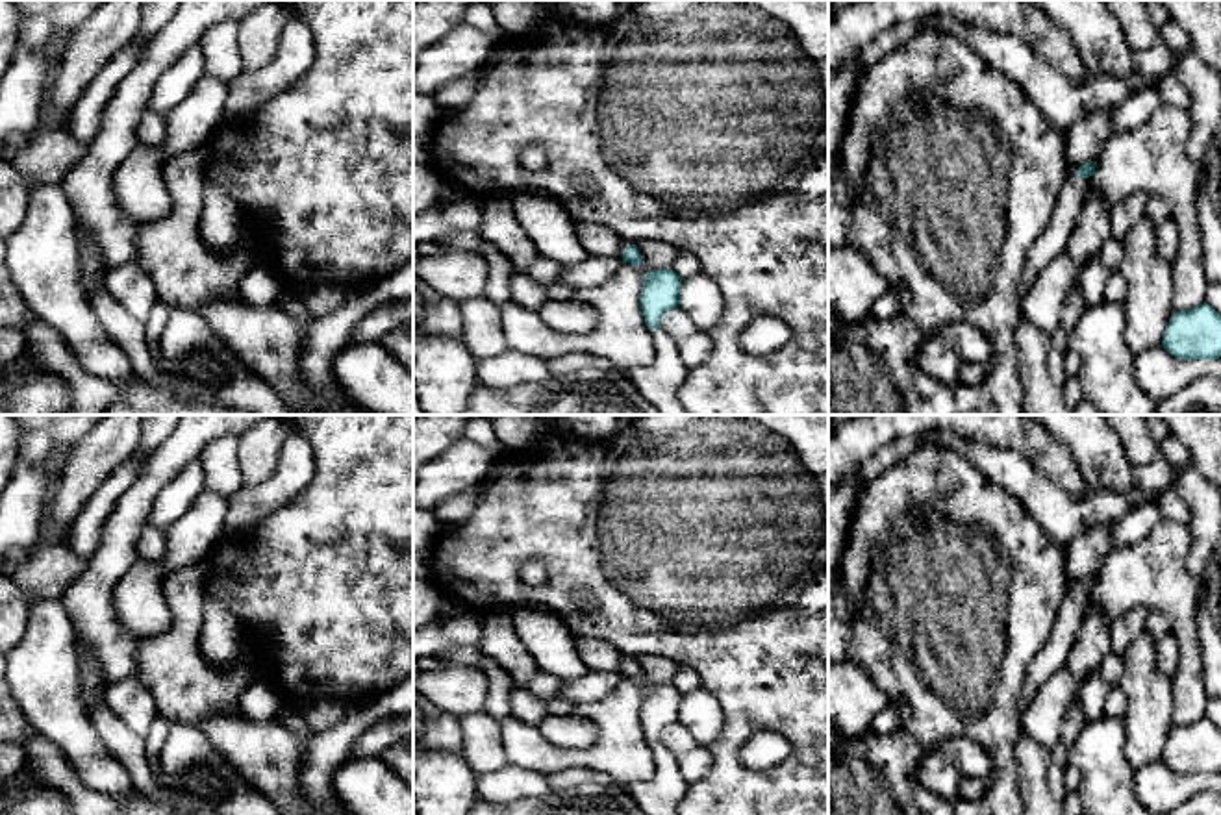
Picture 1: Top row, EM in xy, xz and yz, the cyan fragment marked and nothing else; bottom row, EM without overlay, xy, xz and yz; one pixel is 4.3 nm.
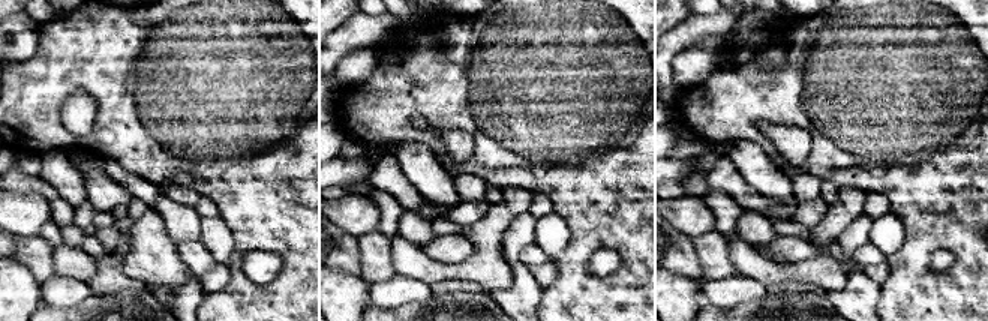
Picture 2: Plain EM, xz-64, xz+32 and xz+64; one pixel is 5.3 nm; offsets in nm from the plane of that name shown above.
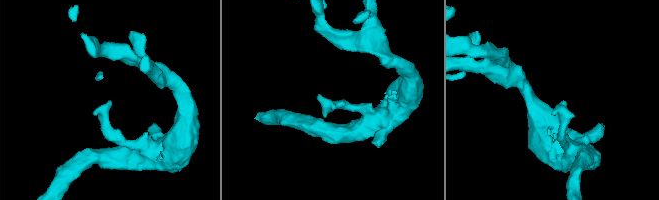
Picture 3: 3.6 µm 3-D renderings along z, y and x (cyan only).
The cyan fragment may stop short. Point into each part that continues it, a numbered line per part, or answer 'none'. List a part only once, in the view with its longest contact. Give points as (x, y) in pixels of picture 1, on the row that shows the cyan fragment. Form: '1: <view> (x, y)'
1: yz (1053, 239)

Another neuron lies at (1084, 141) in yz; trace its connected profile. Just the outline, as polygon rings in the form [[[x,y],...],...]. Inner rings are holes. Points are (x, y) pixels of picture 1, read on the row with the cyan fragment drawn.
[[[1095,109],[1088,113],[1082,120],[1065,135],[1065,161],[1069,174],[1076,176],[1076,170],[1089,163],[1097,161],[1102,146],[1114,135],[1112,128],[1112,111]]]

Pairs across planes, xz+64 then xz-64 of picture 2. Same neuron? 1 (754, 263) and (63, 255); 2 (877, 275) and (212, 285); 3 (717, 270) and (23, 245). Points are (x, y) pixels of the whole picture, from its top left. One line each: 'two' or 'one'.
1: one
2: one
3: one

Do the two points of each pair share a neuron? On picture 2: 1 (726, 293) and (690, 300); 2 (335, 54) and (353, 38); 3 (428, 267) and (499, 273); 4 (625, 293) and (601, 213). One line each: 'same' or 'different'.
1: different
2: same
3: same
4: same

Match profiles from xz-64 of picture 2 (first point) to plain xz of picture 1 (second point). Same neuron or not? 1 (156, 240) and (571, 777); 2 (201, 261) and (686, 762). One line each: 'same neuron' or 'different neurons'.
1: different neurons
2: different neurons

